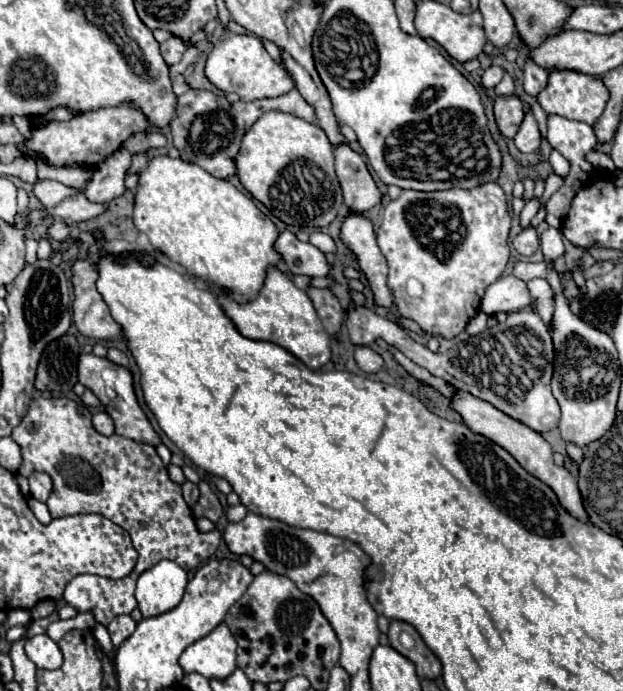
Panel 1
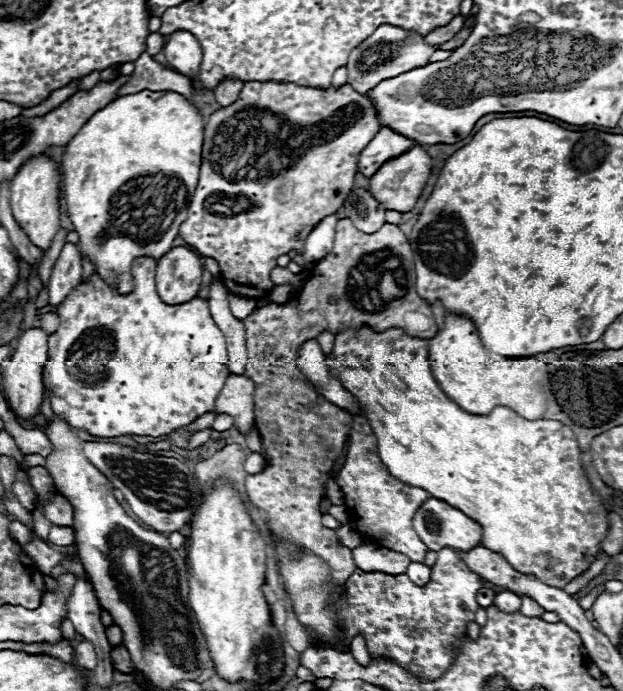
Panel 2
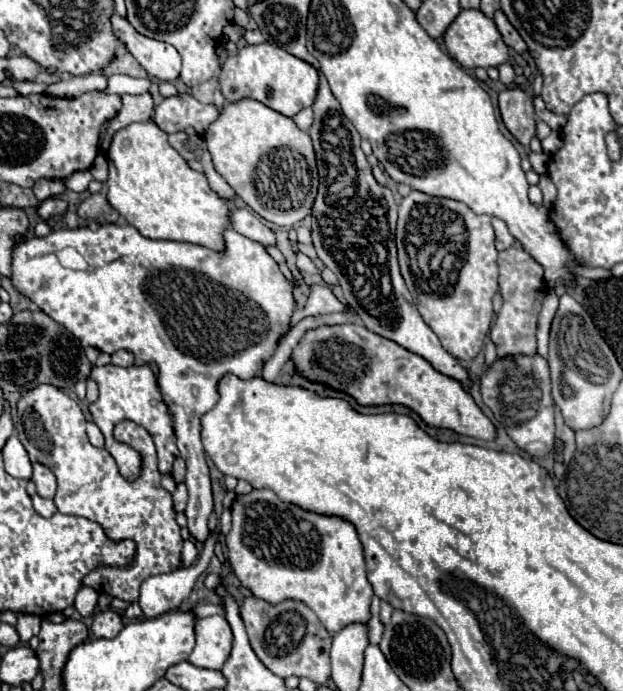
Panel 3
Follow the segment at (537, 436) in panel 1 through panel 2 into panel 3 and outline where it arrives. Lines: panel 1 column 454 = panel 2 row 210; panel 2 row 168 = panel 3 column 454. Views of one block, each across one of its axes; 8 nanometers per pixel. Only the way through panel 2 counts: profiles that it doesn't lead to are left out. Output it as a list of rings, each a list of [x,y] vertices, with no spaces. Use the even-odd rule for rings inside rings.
[[[362,324],[344,326],[322,326],[308,330],[306,336],[292,352],[296,368],[316,382],[324,382],[336,390],[354,396],[362,406],[378,404],[404,404],[420,414],[428,426],[450,428],[458,434],[496,440],[496,426],[490,418],[476,406],[474,398],[462,382],[448,378],[432,368],[422,356],[398,346],[396,342],[370,332]]]

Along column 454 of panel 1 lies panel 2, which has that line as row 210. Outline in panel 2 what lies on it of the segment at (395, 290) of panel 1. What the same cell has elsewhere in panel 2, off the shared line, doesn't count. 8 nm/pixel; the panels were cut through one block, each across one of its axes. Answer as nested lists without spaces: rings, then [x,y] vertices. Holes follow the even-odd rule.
[[[246,82],[236,104],[216,110],[206,122],[200,180],[178,236],[200,256],[214,258],[220,264],[222,282],[230,294],[244,298],[268,296],[274,288],[270,272],[276,258],[290,250],[300,252],[310,230],[344,204],[354,186],[360,152],[380,128],[374,102],[348,84],[340,90],[320,90],[276,82]]]

